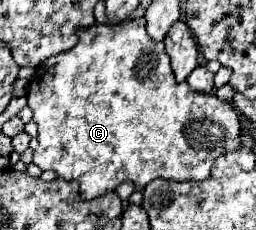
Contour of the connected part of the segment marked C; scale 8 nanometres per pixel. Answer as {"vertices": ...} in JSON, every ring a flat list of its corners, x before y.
{"vertices":[[138,18,128,24,92,24,88,28,78,28,78,44,66,52,60,52,56,56,50,56,44,60,44,64,38,68,36,80,32,82,26,98,28,98,28,108,34,112,32,120,38,124,38,148,34,150,34,164,40,166,42,170,56,170,60,178,64,180,76,180,80,184,80,196,84,200,98,198,106,192,116,190,118,184,132,180,136,182,138,188,144,188,148,182,154,178,172,178,172,180,206,180,210,176,210,168,214,160,220,154,234,152,240,148,240,122,238,122,238,112,230,102,222,102,216,94,196,94,196,90,190,90,186,82,176,82,172,78,172,68,168,62,168,54,164,50,164,42,152,42,146,34,146,20]]}

